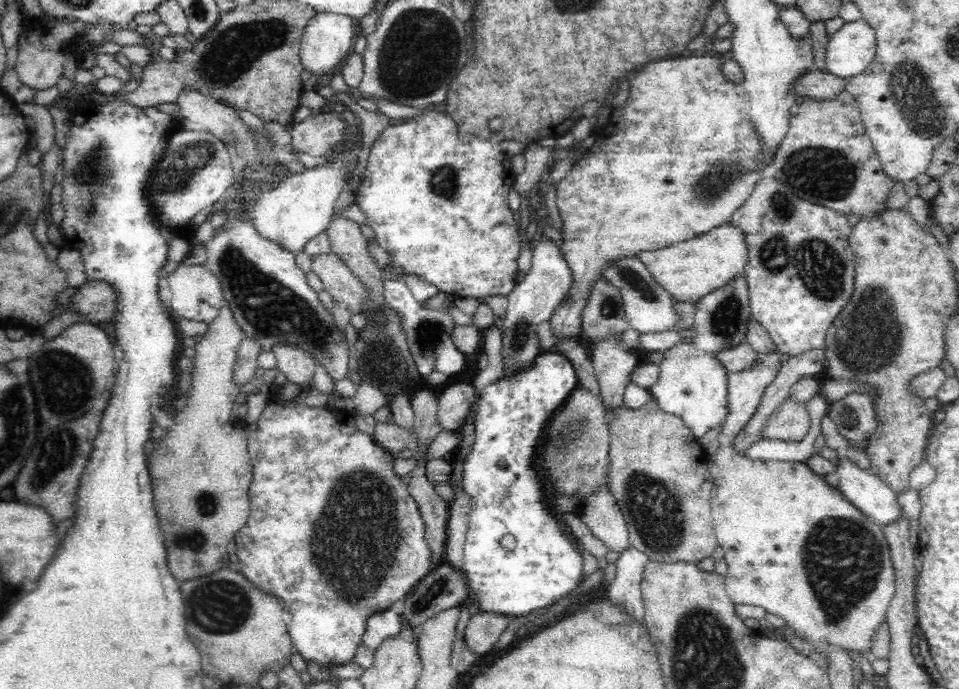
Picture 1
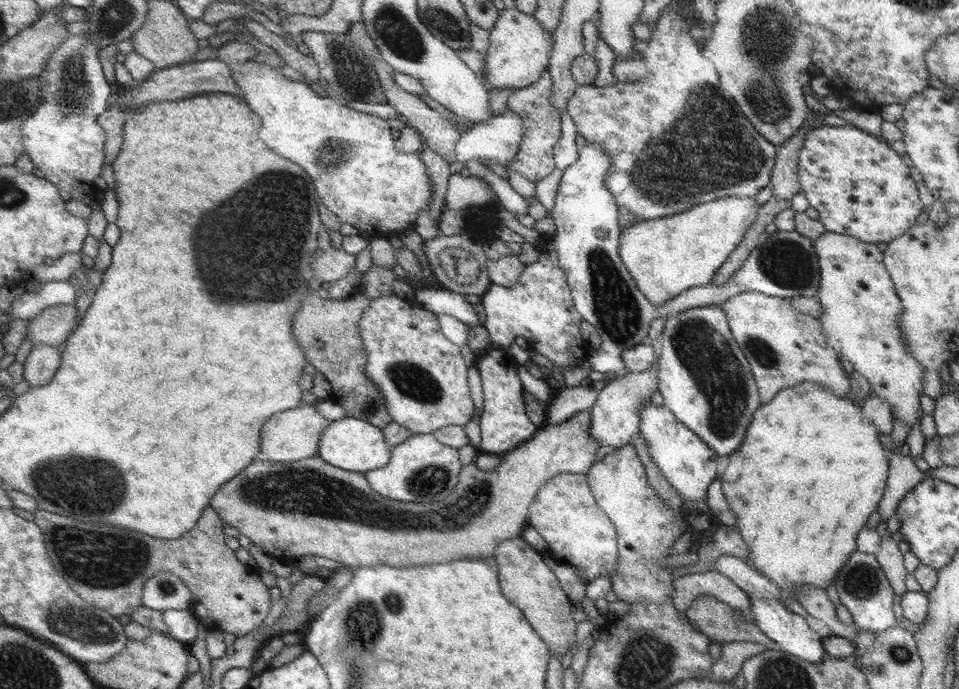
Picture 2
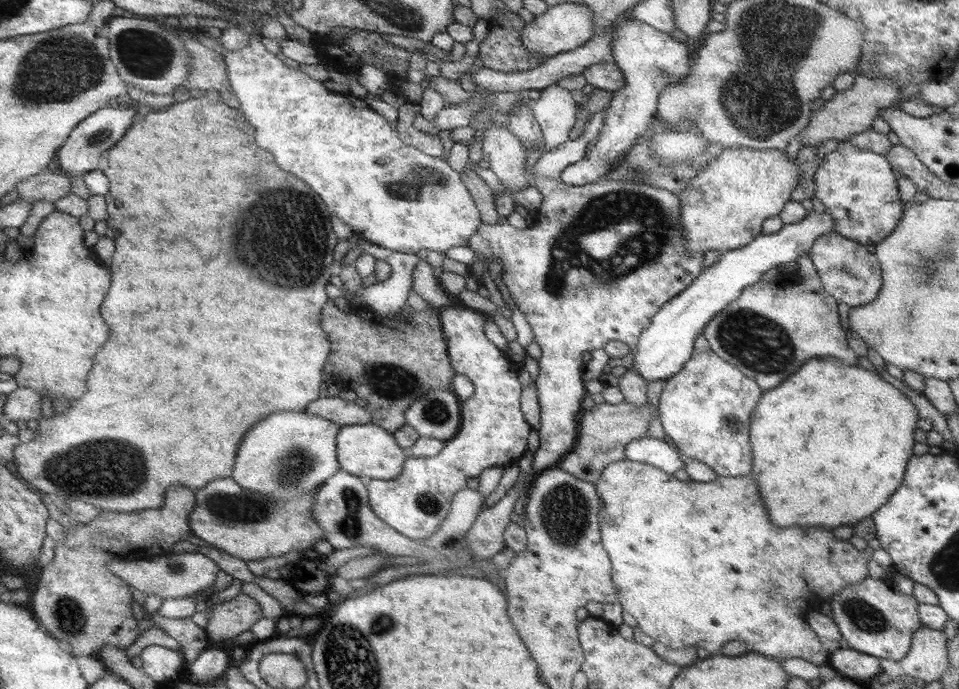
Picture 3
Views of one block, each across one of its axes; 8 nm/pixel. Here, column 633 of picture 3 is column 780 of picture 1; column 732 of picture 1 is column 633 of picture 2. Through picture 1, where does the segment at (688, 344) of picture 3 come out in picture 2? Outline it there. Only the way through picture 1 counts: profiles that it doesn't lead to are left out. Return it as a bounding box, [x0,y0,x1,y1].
[589,360,658,448]

